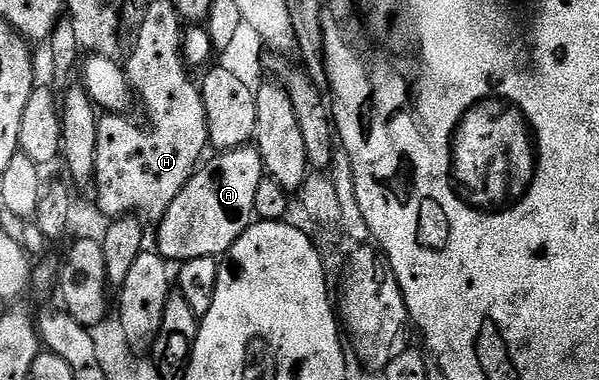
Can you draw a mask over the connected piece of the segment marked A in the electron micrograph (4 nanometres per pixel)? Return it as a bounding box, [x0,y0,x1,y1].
[156,145,266,264]

